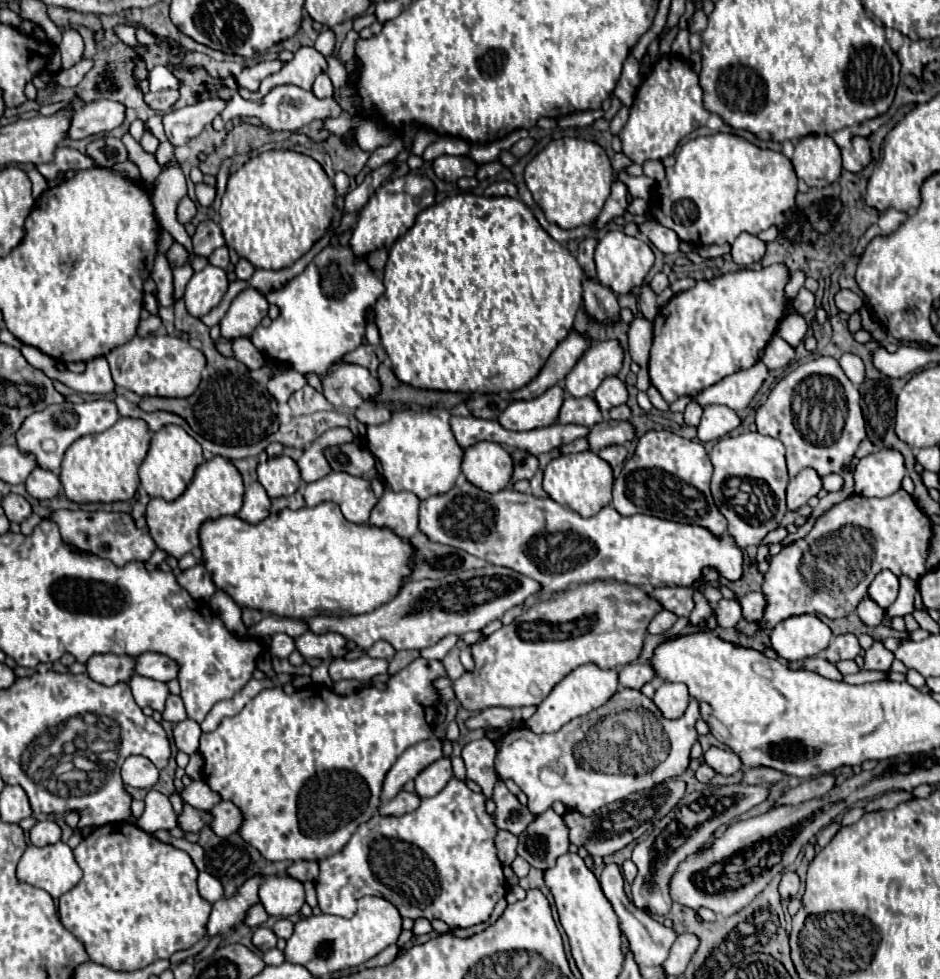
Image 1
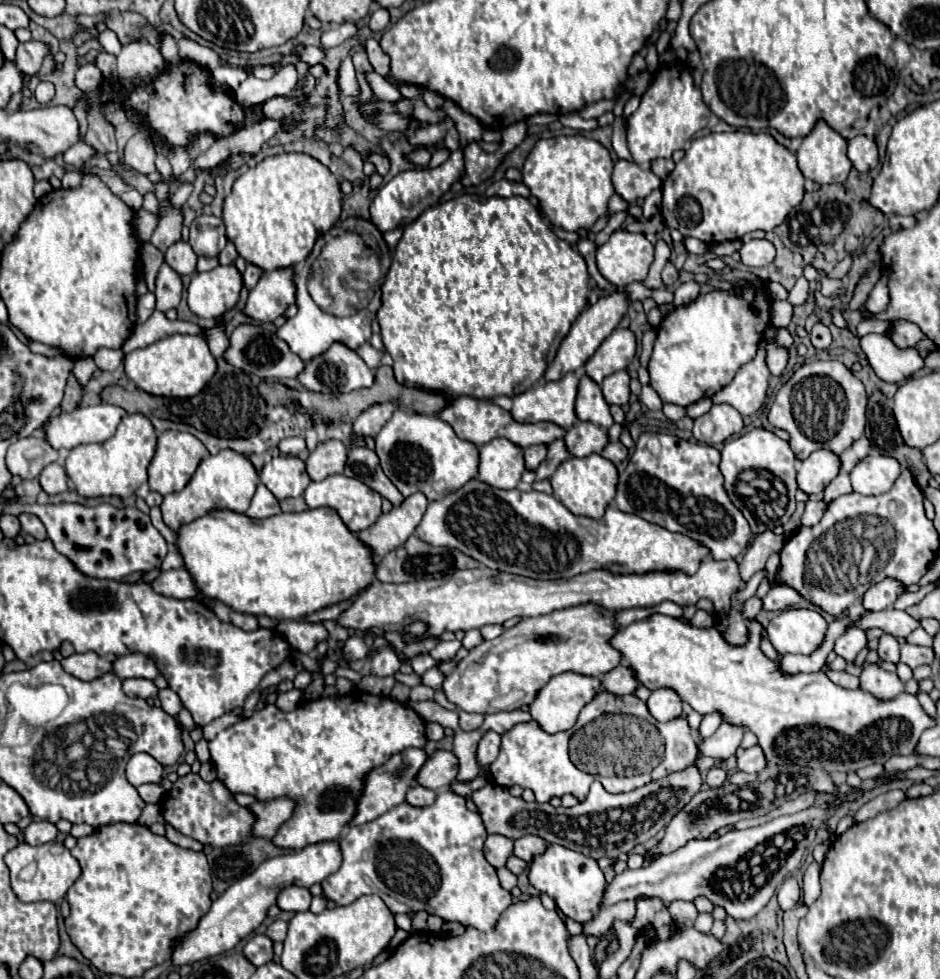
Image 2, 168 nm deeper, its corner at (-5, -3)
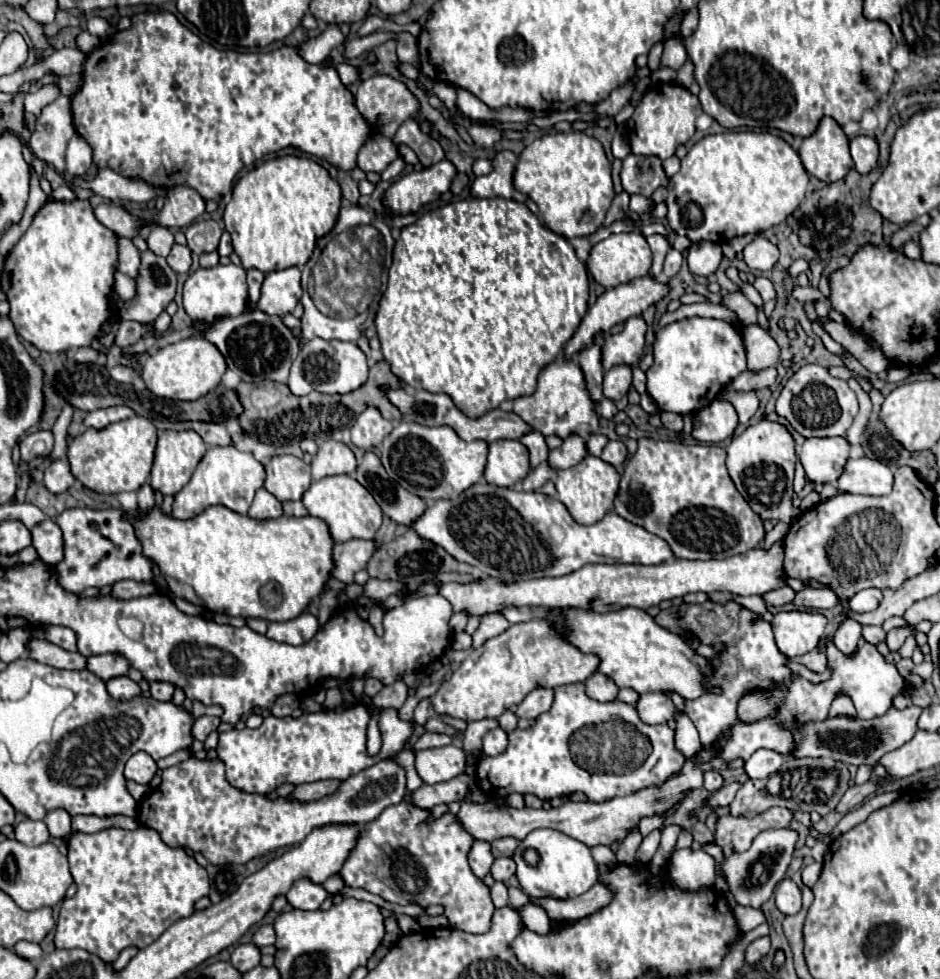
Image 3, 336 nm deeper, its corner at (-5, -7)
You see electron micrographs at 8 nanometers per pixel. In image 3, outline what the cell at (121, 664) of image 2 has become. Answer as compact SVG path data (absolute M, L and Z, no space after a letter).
M99 654L99 656L89 656L87 658L87 666L89 672L93 672L95 676L99 676L101 680L111 680L115 676L123 676L129 670L127 660L123 660L123 656L115 656L115 654Z

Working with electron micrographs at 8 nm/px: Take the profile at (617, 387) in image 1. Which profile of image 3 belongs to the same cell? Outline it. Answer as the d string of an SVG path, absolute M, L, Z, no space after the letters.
M621 364L621 366L615 366L615 368L611 368L611 370L605 372L603 394L609 400L623 398L629 388L631 388L631 368L629 366Z

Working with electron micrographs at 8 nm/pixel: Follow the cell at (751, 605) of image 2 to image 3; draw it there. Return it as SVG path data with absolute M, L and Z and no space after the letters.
M785 586L785 588L779 588L779 590L767 592L763 598L765 598L765 602L767 602L769 608L771 606L783 606L783 604L789 604L795 598L795 590L789 588L789 586Z

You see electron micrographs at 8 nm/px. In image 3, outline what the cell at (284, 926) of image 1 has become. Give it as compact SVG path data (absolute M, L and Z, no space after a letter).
M259 926L259 930L253 934L253 944L259 946L259 948L275 944L275 930L273 930L273 926Z

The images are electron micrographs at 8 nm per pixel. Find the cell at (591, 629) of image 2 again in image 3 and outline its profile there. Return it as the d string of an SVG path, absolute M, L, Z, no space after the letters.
M545 620L519 622L473 650L451 678L441 684L431 708L435 714L447 714L465 722L499 718L503 710L519 704L533 688L555 688L587 680L595 672L595 664L599 664L595 656L583 656L573 644L561 640Z

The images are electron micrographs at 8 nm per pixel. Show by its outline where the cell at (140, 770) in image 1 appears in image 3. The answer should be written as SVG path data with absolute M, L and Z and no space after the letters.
M147 752L133 754L125 764L125 778L135 780L139 784L149 784L155 772L157 772L157 764Z

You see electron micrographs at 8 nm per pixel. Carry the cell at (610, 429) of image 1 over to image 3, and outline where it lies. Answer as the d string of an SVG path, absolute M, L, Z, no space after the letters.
M569 436L563 440L561 448L555 448L549 452L549 466L555 470L561 468L571 468L575 464L579 464L583 458L587 456L587 448L585 448L585 440L579 436Z

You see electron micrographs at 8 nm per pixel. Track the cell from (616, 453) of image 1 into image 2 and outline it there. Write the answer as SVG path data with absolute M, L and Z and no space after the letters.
M609 442L607 448L601 452L601 456L611 460L613 464L621 464L627 458L627 448L621 442Z

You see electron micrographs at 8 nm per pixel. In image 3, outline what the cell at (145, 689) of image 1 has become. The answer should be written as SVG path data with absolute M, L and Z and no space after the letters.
M117 676L105 682L107 692L115 698L115 700L131 700L131 696L139 696L141 688L137 682L133 682L127 676Z

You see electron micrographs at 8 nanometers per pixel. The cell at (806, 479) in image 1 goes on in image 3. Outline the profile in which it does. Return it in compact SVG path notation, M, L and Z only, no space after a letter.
M843 436L807 438L799 450L799 460L807 478L815 484L835 482L849 458L849 442Z

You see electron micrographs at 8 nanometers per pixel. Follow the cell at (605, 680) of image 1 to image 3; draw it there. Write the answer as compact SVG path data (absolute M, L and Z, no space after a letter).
M535 688L525 696L525 700L515 708L517 718L537 718L539 714L551 708L553 690L551 688Z

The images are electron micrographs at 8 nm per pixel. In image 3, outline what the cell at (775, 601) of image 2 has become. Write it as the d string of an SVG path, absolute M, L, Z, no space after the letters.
M807 588L807 590L797 592L793 604L797 608L815 608L815 610L821 610L821 608L835 608L837 604L845 604L845 600L841 600L831 588L827 588L827 590Z

